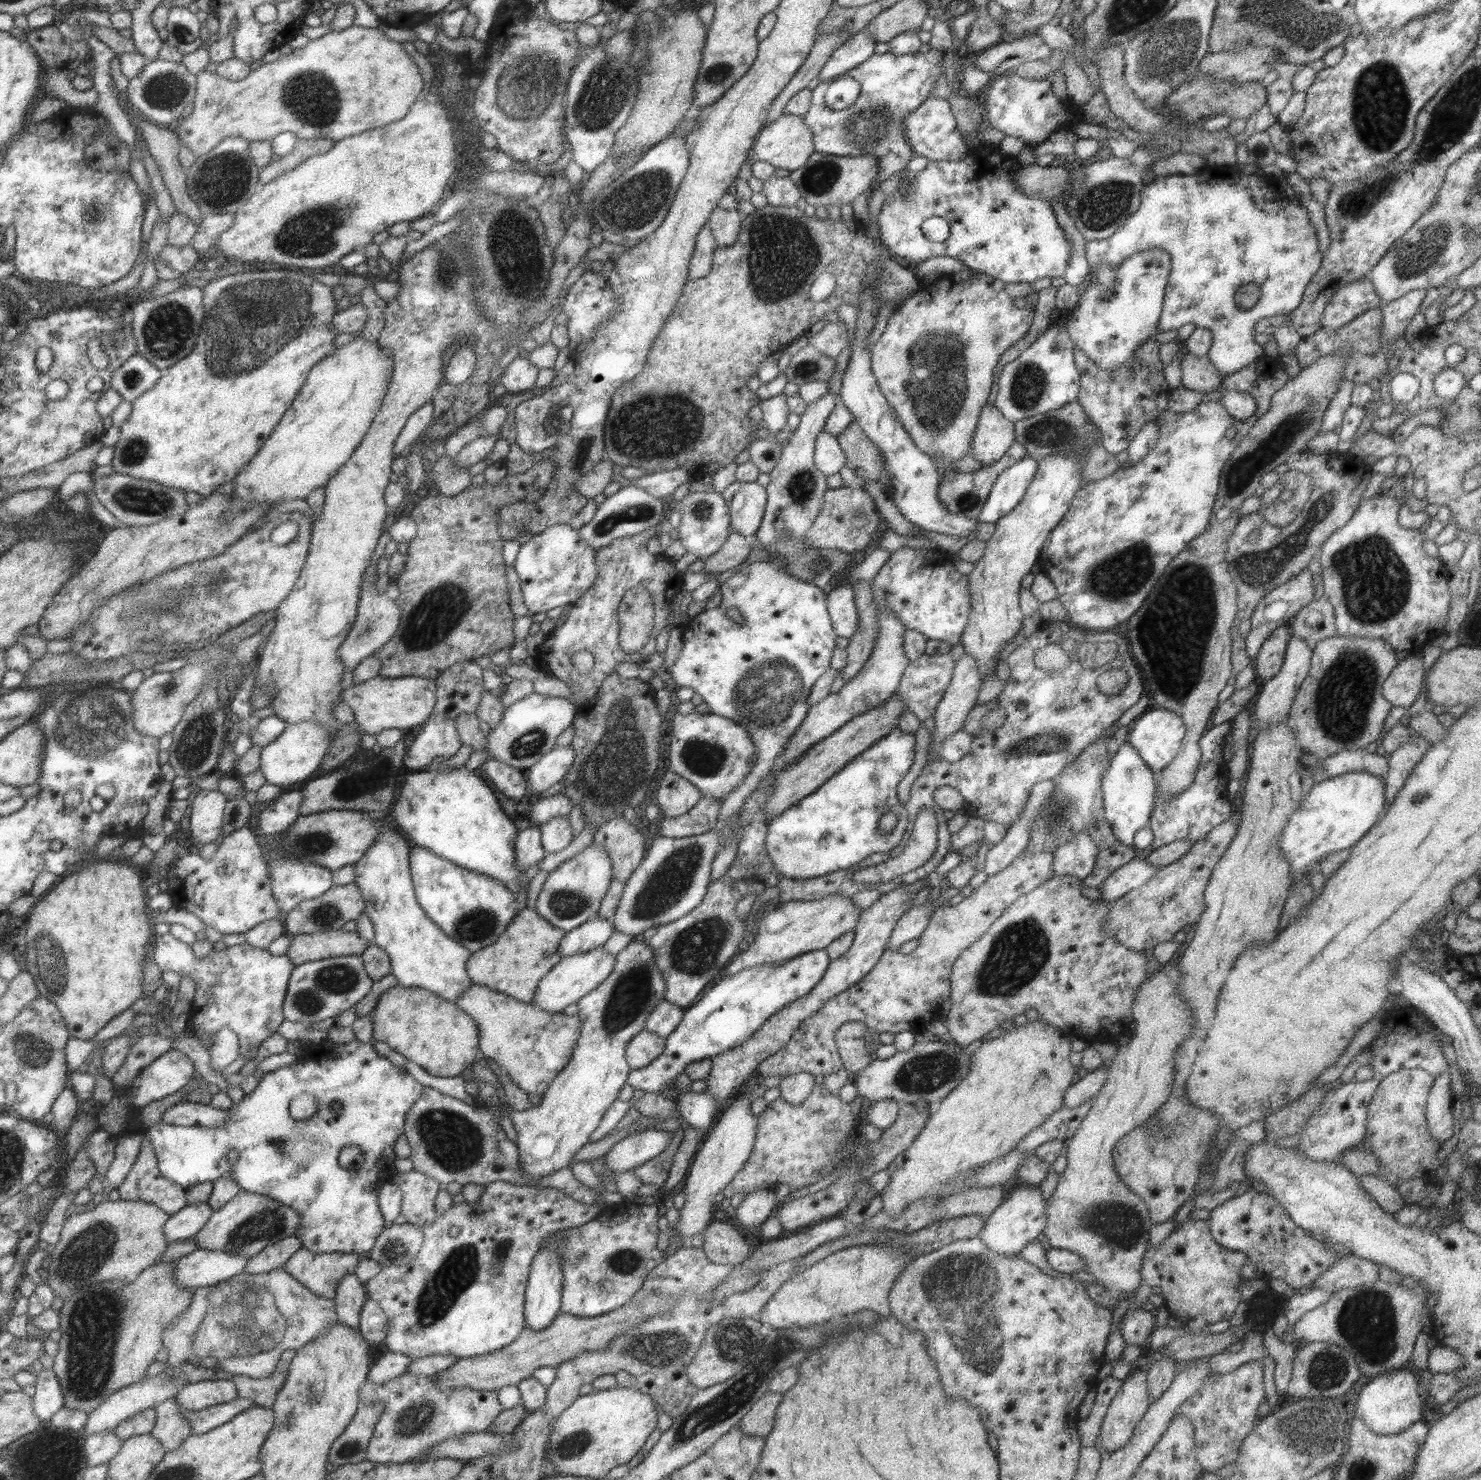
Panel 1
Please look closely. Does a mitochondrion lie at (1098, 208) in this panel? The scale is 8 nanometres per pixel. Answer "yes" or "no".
yes

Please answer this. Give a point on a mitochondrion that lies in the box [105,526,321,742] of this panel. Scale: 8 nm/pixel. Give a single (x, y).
(141, 613)

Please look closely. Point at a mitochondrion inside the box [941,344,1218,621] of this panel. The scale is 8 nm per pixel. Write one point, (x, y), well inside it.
(1121, 574)

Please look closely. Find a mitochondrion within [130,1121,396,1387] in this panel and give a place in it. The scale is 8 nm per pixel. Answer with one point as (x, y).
(257, 1336)

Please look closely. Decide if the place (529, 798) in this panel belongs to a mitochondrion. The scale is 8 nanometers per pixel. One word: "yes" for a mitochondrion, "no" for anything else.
no

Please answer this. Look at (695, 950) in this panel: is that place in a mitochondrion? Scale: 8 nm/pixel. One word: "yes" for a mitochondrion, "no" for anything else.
yes

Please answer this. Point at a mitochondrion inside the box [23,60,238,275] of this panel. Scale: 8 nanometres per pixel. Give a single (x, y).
(164, 91)

